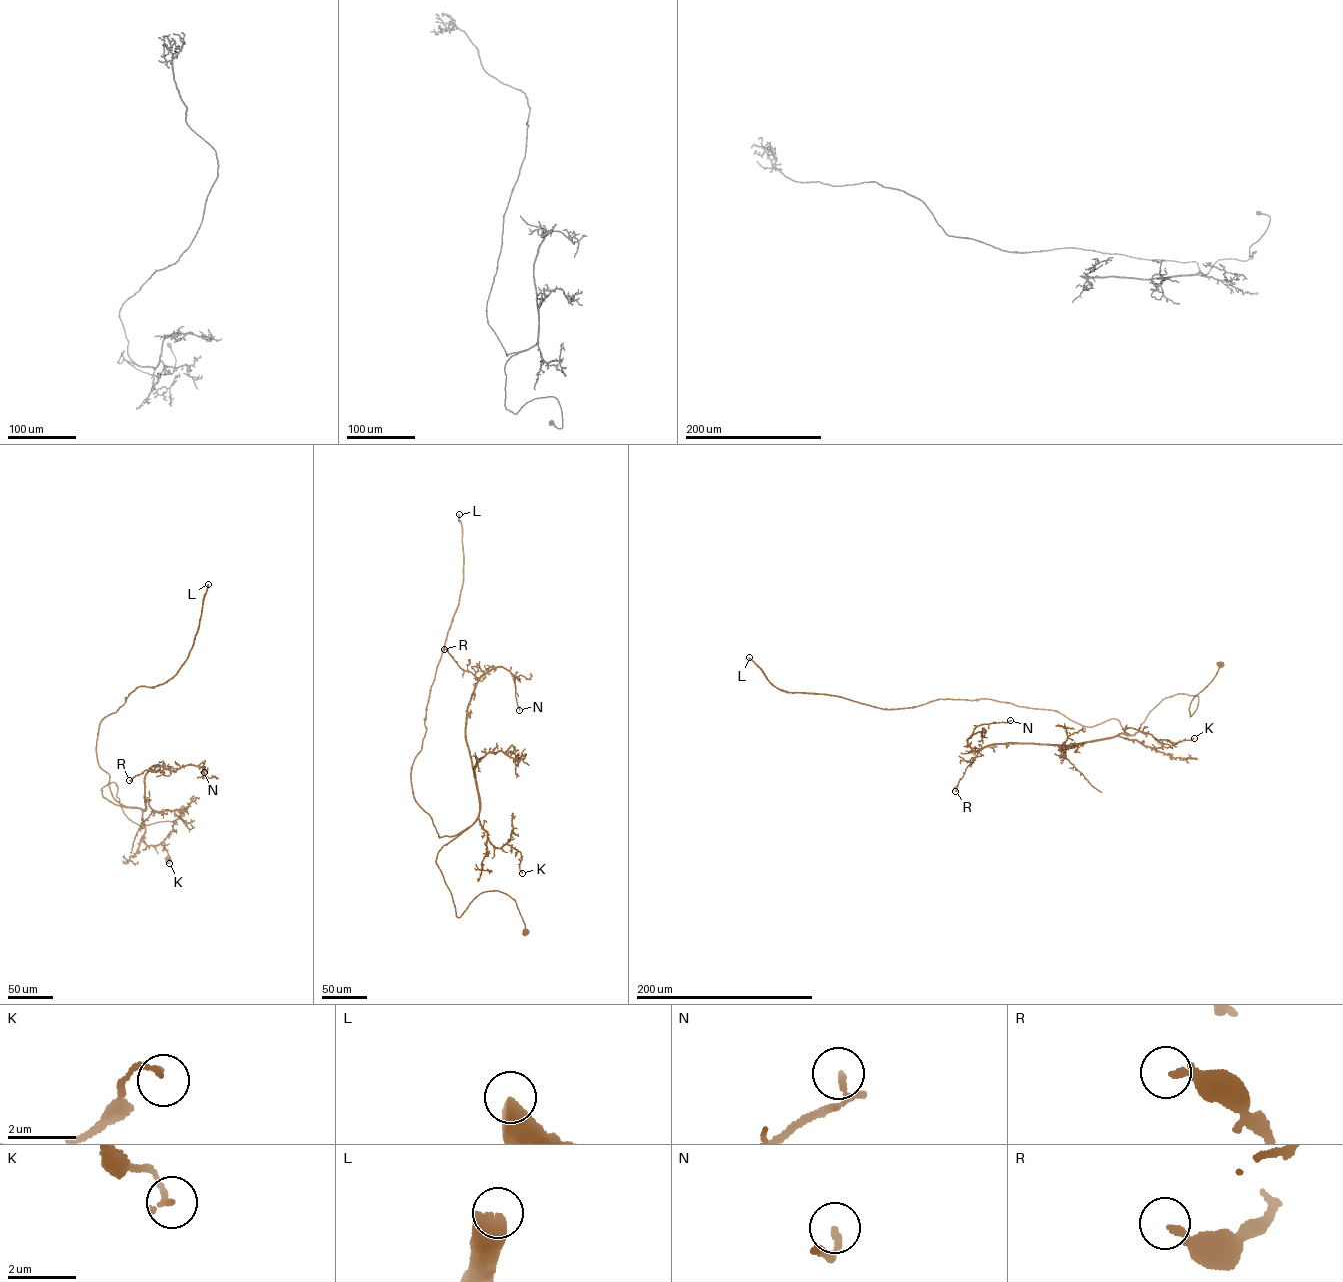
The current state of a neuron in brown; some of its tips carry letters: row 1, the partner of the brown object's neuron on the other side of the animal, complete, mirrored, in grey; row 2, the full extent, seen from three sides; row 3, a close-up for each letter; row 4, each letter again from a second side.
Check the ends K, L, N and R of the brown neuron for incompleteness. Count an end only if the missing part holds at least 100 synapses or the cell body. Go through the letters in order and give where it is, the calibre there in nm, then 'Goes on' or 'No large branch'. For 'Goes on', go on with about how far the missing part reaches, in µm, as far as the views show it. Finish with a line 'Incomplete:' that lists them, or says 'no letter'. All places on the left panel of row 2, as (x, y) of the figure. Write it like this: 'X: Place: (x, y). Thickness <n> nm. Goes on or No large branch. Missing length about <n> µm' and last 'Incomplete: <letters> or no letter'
K: Place: (169, 863). Thickness 130 nm. No large branch
L: Place: (208, 584). Thickness 600 nm. Goes on. Missing length about 350 µm
N: Place: (204, 772). Thickness 170 nm. No large branch
R: Place: (129, 780). Thickness 200 nm. No large branch
Incomplete: L

